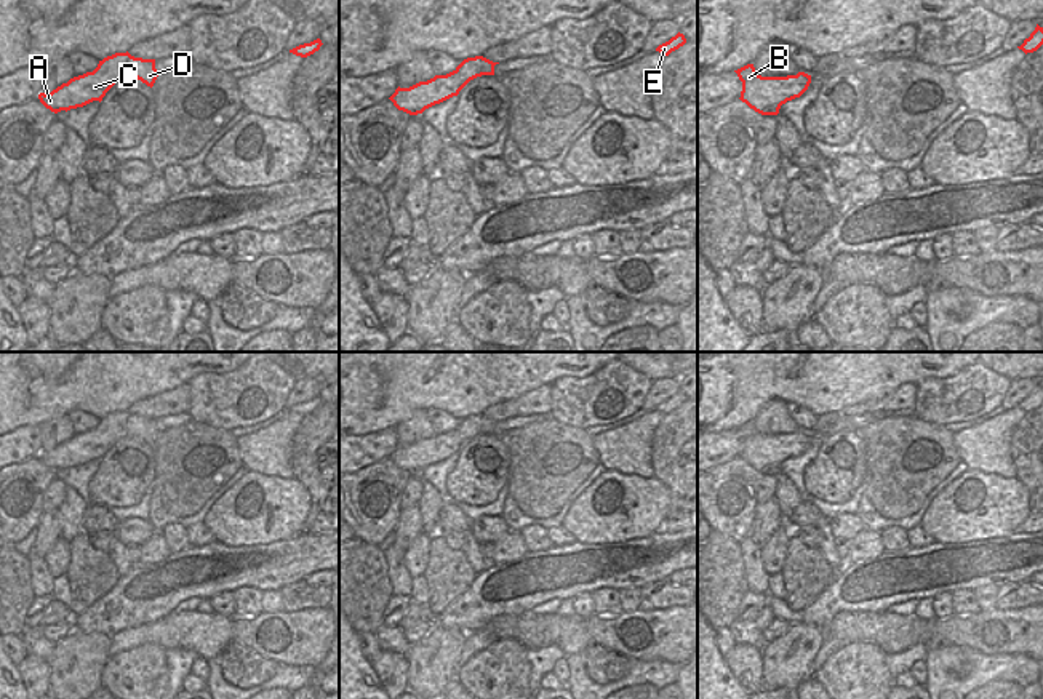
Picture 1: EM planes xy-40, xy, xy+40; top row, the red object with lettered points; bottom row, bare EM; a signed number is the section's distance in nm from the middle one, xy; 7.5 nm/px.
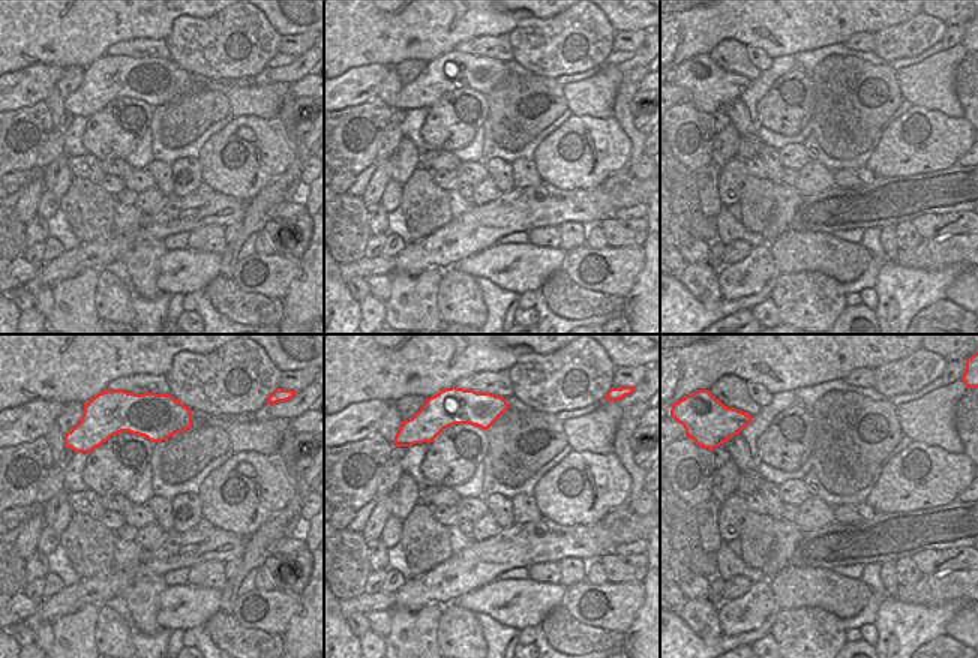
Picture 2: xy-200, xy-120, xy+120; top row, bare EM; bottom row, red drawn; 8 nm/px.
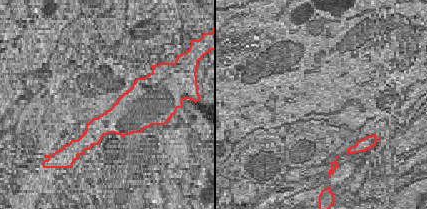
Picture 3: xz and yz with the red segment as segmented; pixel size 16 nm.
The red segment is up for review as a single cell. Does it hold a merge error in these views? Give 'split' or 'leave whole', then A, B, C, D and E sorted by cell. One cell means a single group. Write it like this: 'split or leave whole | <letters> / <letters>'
leave whole | A B C D E

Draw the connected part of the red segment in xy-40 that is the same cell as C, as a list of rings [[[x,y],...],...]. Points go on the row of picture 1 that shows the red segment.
[[[128,51],[115,53],[99,61],[93,72],[70,78],[51,93],[40,93],[40,102],[58,114],[83,107],[93,101],[102,101],[106,93],[123,78],[138,78],[147,86],[154,86],[158,70],[155,59],[134,58]]]

